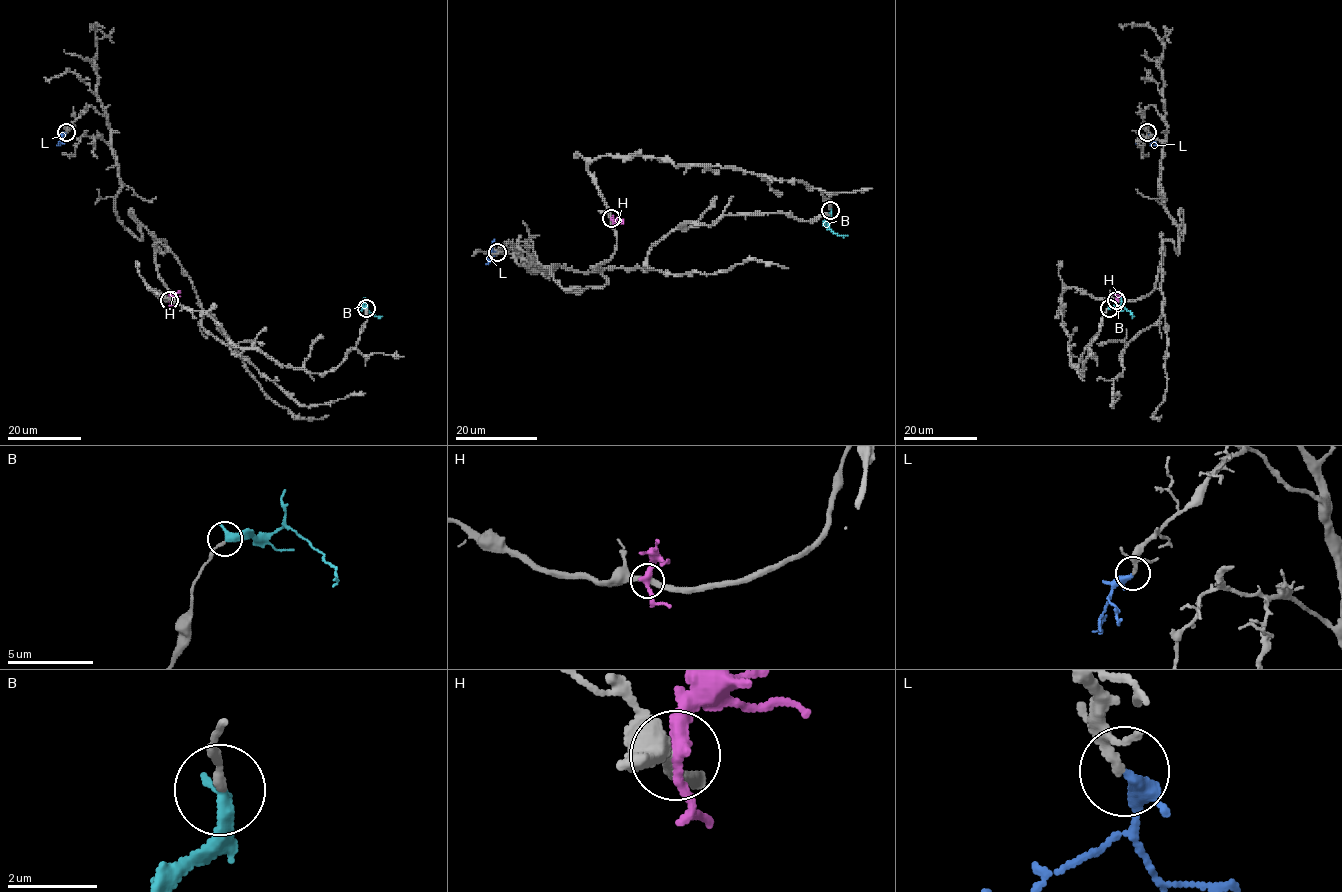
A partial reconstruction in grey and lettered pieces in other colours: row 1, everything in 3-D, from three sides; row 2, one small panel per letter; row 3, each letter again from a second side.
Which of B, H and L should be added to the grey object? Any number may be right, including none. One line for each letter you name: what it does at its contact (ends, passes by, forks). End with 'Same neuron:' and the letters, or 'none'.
L: It passes by
Same neuron: L

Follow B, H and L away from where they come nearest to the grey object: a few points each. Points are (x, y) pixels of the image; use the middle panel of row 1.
B: (830, 209), (824, 220), (827, 228), (839, 236), (847, 235)
H: (611, 217), (616, 222), (623, 220)
L: (497, 252), (489, 255), (487, 264)

